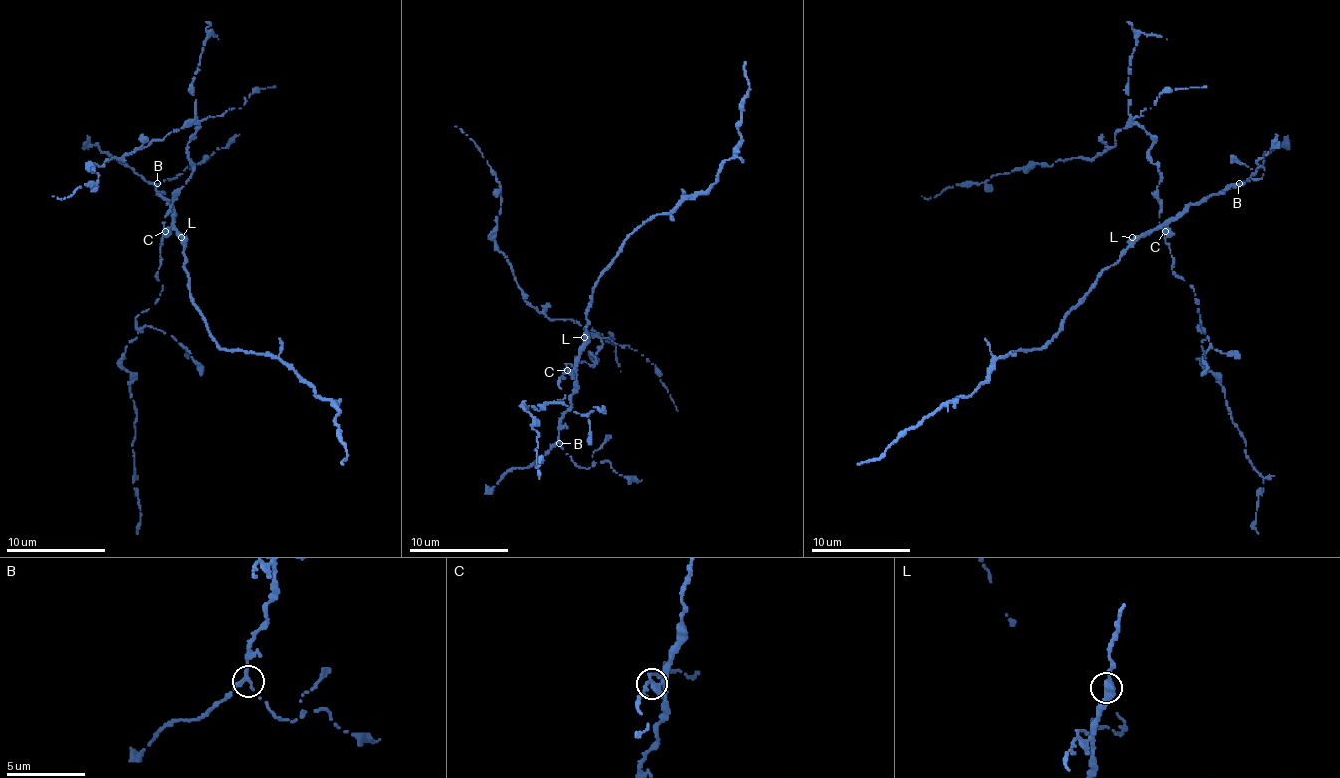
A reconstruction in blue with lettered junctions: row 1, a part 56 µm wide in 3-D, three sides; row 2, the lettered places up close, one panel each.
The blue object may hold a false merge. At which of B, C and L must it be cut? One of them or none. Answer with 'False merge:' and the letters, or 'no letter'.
False merge: C

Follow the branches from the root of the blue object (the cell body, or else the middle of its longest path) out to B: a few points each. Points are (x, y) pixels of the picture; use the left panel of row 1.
B: (172, 227), (172, 208), (157, 190), (157, 183)

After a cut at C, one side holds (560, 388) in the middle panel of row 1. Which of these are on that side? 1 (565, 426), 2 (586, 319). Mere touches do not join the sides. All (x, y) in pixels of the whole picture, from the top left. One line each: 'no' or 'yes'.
1: no
2: no

